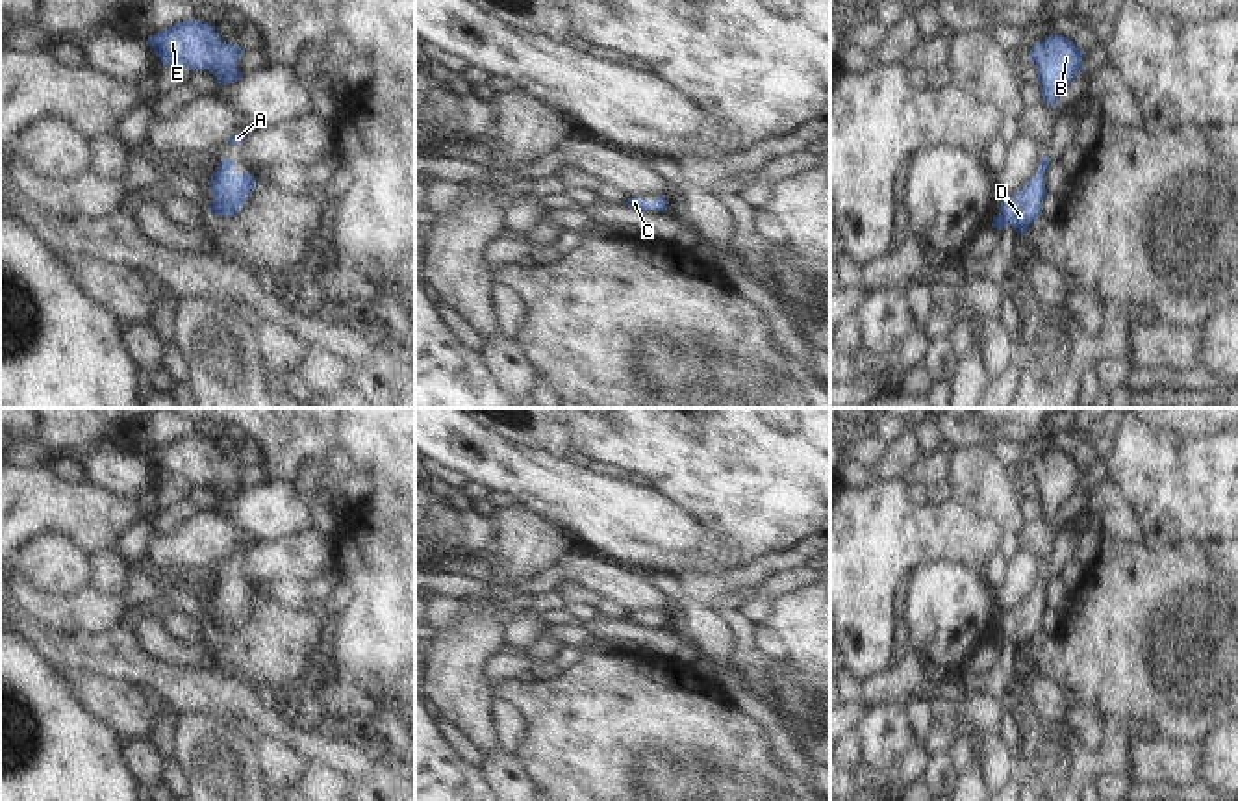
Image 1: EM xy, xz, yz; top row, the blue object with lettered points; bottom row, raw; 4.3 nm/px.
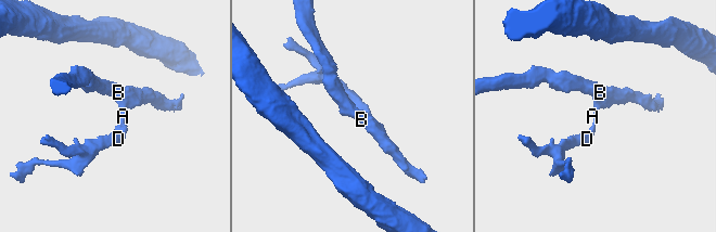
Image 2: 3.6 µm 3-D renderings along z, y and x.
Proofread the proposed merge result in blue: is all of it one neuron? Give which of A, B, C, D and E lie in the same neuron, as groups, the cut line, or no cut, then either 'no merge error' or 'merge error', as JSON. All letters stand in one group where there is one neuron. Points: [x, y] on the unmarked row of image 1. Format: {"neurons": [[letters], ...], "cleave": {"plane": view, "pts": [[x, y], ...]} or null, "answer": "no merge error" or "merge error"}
{"neurons": [["A", "B", "C", "D", "E"]], "cleave": null, "answer": "no merge error"}

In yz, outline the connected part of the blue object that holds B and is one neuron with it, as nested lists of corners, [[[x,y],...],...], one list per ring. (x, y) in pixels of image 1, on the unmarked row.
[[[1049,451],[1030,465],[1030,477],[1038,482],[1042,515],[1055,523],[1062,506],[1079,491],[1084,467],[1071,454]]]

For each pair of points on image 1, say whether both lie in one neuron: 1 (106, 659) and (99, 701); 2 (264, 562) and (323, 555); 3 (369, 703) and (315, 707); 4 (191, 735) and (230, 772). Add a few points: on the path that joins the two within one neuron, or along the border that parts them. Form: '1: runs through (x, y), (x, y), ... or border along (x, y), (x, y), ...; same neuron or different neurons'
1: border along (62, 670), (95, 672), (145, 686); different neurons
2: runs through (278, 559), (308, 555); same neuron
3: runs through (356, 703), (328, 703); same neuron
4: runs through (201, 742), (221, 762); same neuron

